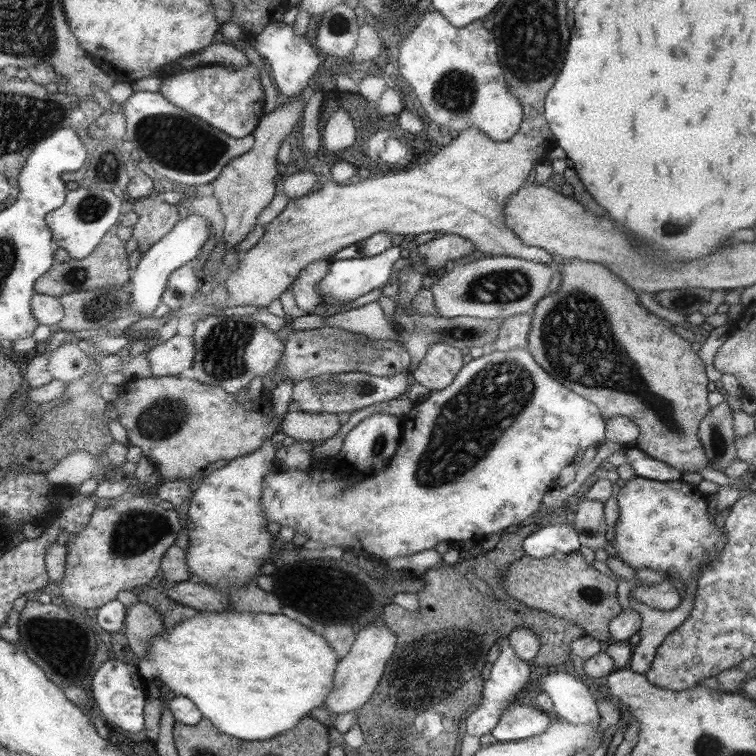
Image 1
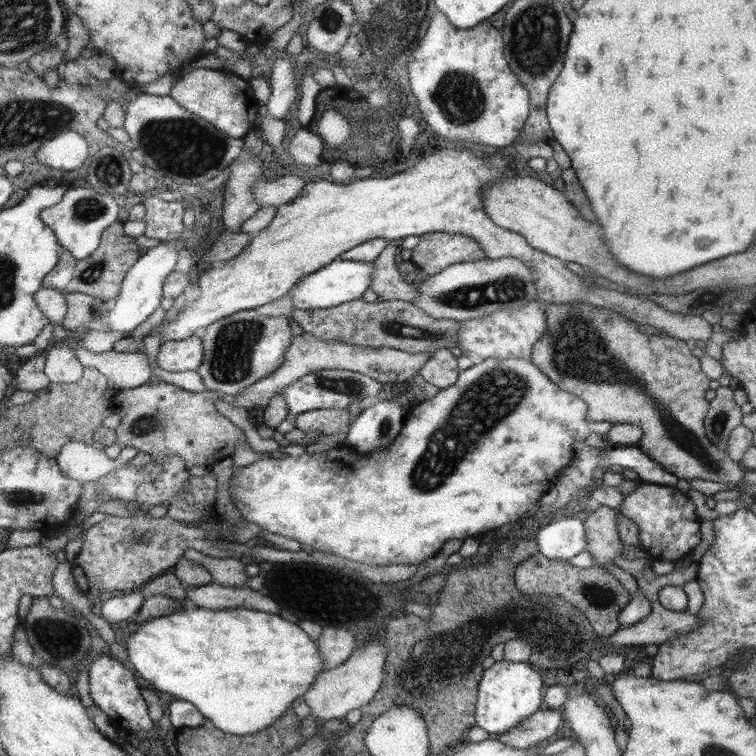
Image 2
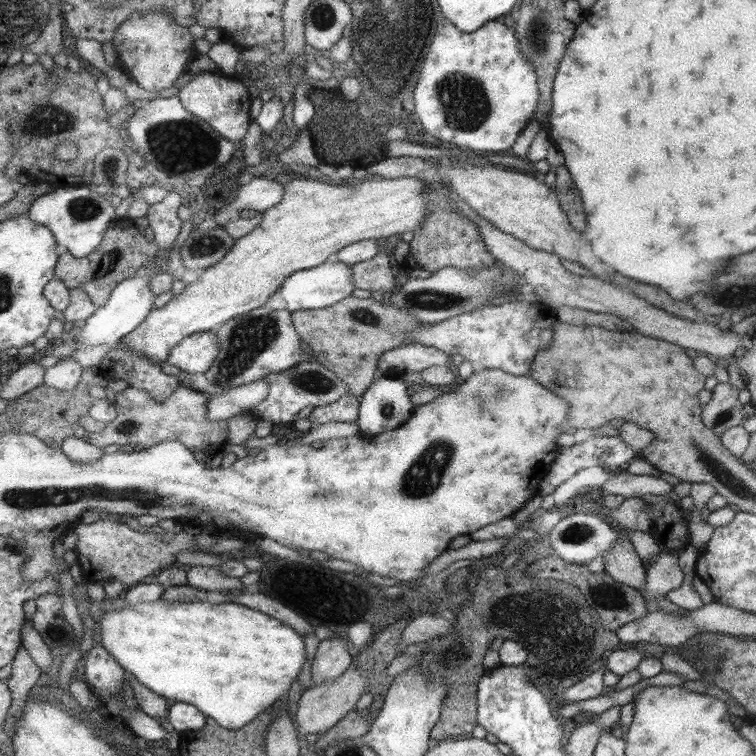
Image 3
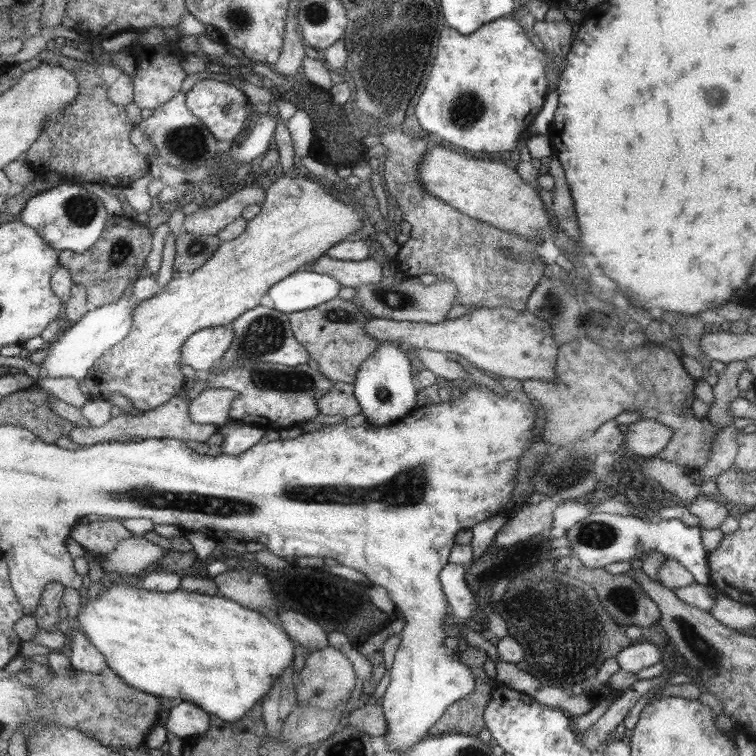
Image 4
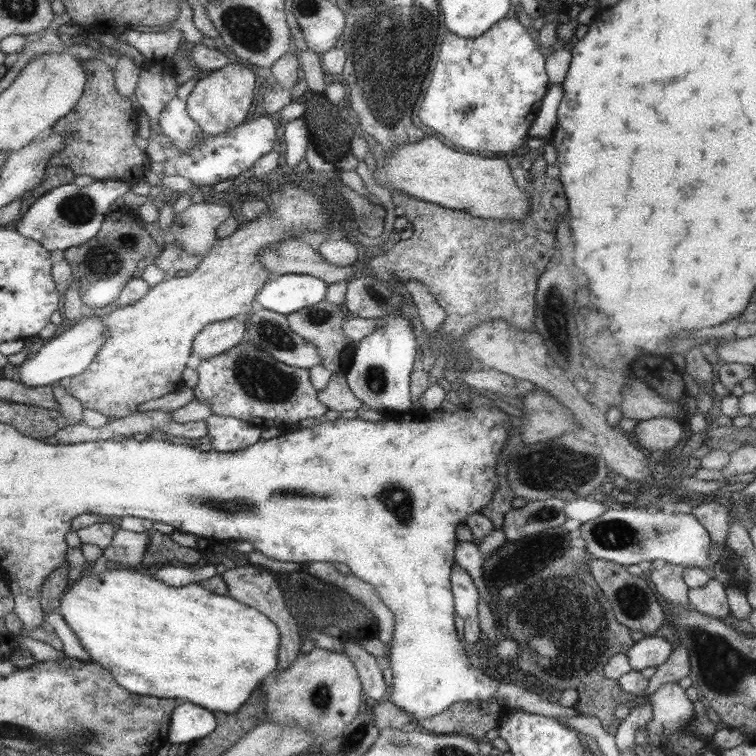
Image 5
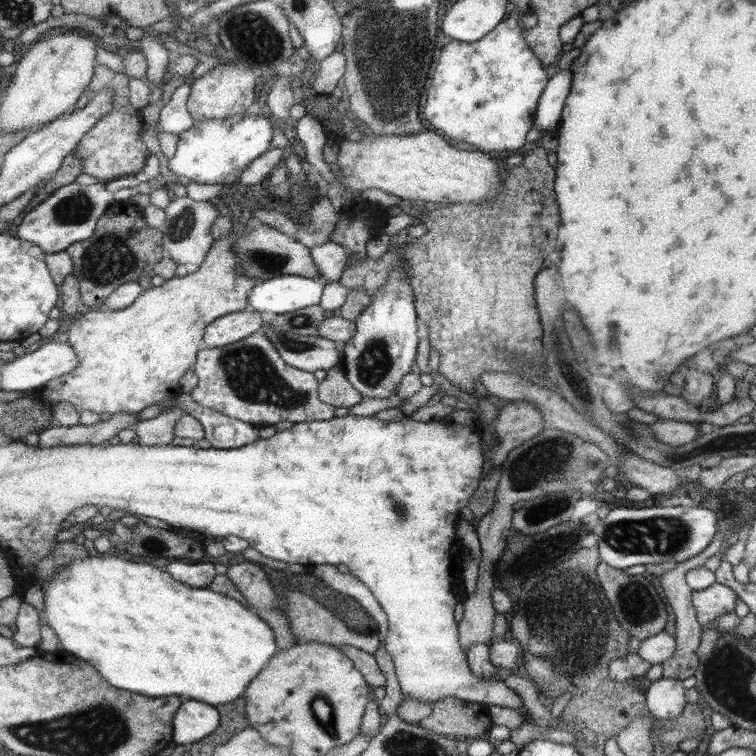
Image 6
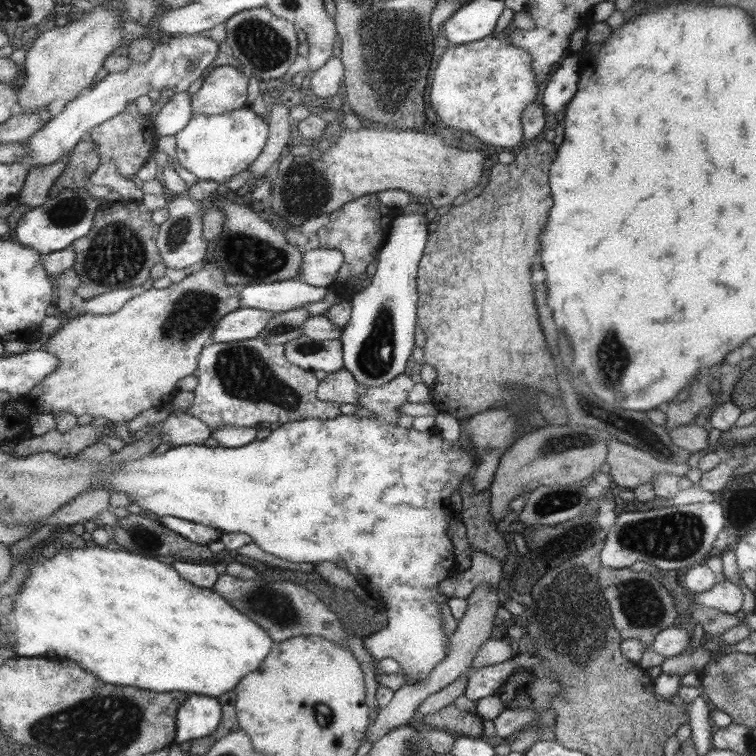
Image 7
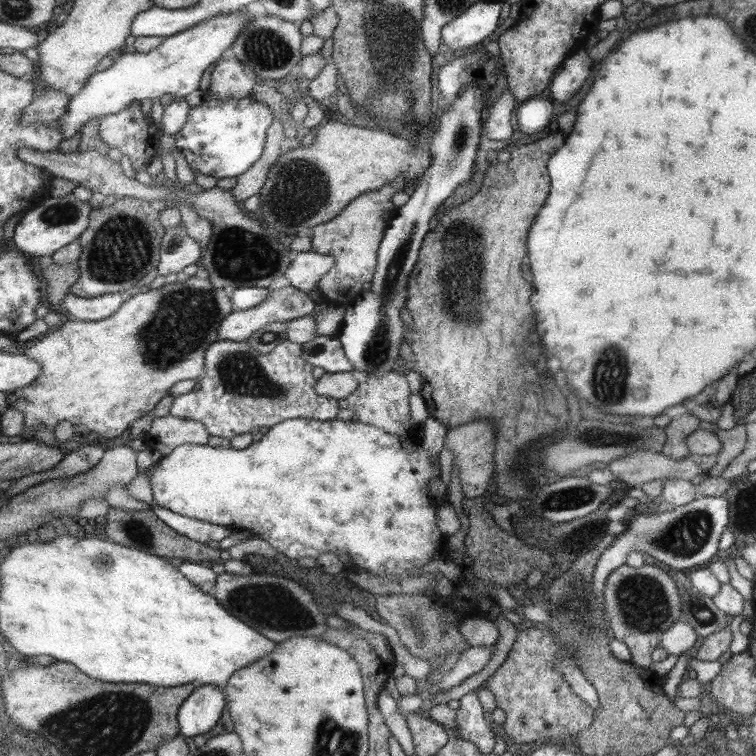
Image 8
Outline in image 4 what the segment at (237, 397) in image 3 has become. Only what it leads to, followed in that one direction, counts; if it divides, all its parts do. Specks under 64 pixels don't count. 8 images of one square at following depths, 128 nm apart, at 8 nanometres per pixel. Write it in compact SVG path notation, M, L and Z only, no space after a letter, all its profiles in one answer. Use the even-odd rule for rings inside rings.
M226 388L204 389L189 403L189 414L195 424L217 425L227 422L236 393Z

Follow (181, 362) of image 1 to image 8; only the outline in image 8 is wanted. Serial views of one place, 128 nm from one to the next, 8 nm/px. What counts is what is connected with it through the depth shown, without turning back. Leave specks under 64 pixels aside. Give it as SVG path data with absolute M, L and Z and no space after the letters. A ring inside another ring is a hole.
M287 286L279 290L271 290L267 295L267 299L259 303L257 307L248 308L245 310L231 311L229 316L219 323L219 339L230 341L244 341L259 330L261 327L271 322L287 322L295 318L312 315L316 312L317 304L313 302L307 293L297 290L292 286Z

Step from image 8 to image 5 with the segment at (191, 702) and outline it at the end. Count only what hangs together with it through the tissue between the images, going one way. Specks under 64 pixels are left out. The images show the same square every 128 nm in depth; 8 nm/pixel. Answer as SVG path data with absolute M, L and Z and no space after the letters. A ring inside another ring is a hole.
M188 702L174 708L170 718L169 734L166 736L170 744L187 746L192 740L207 736L215 728L215 718L211 711Z

